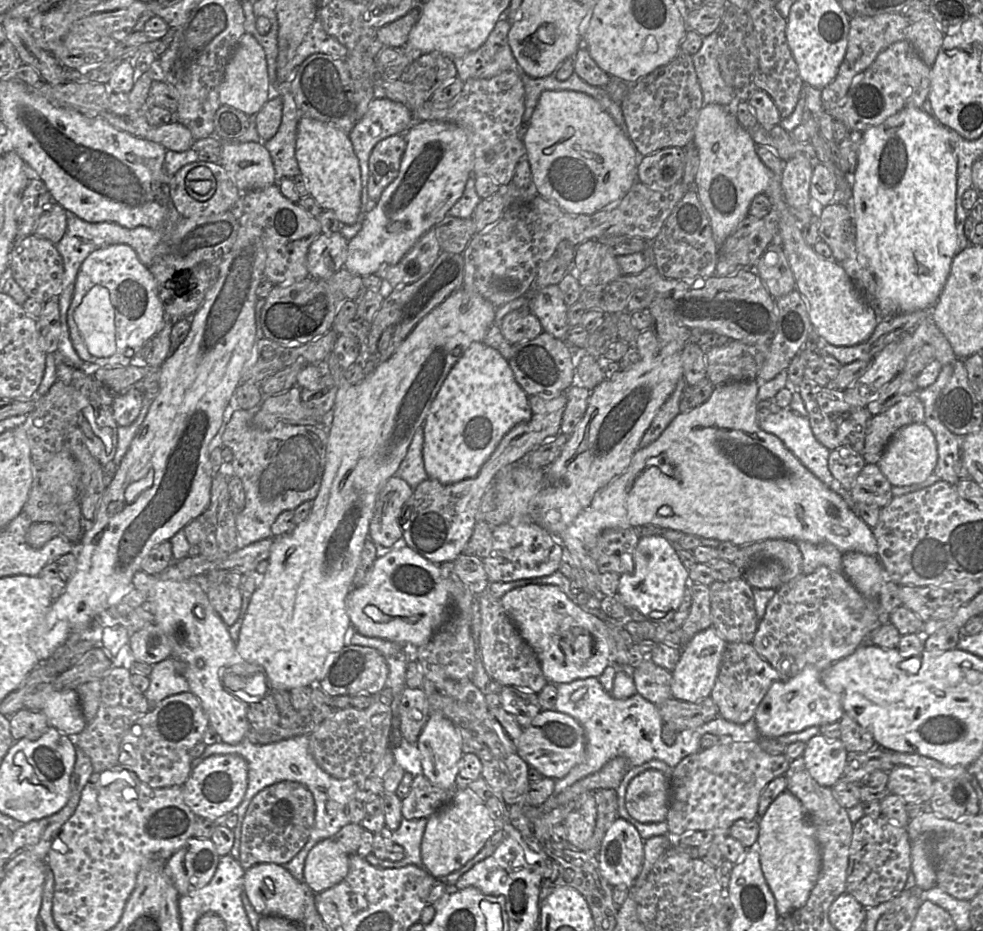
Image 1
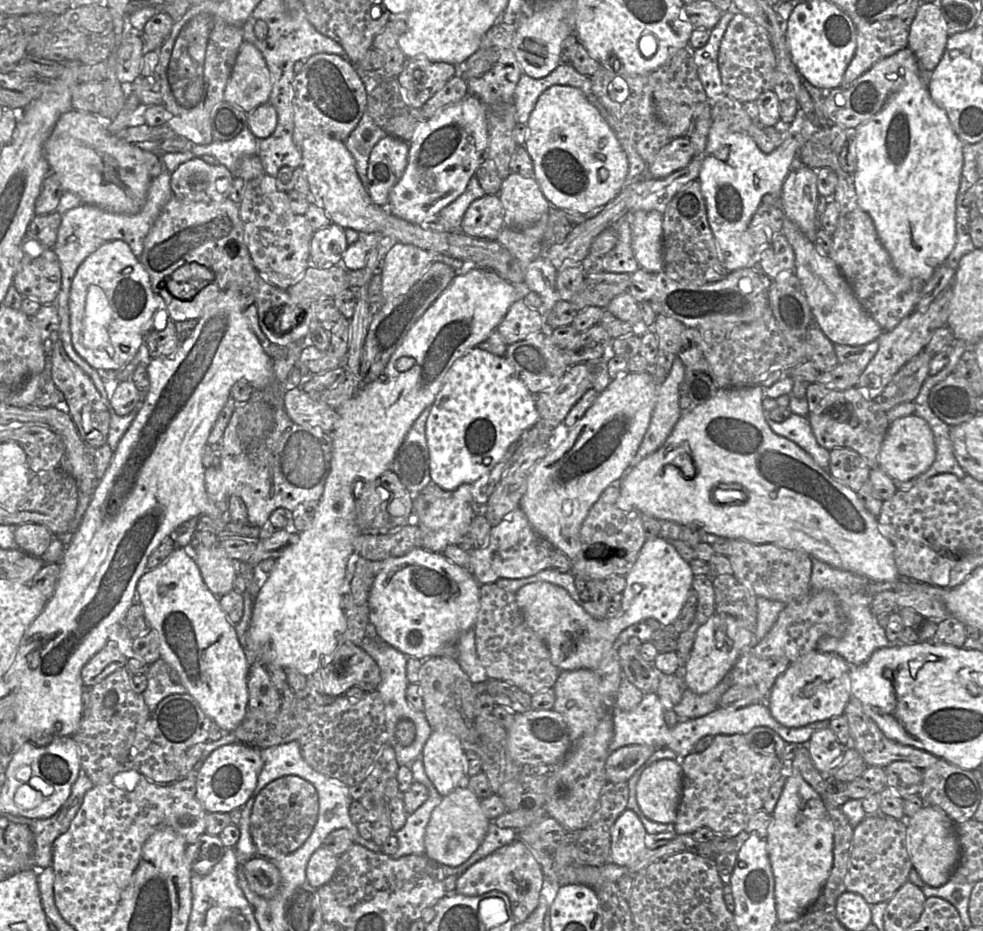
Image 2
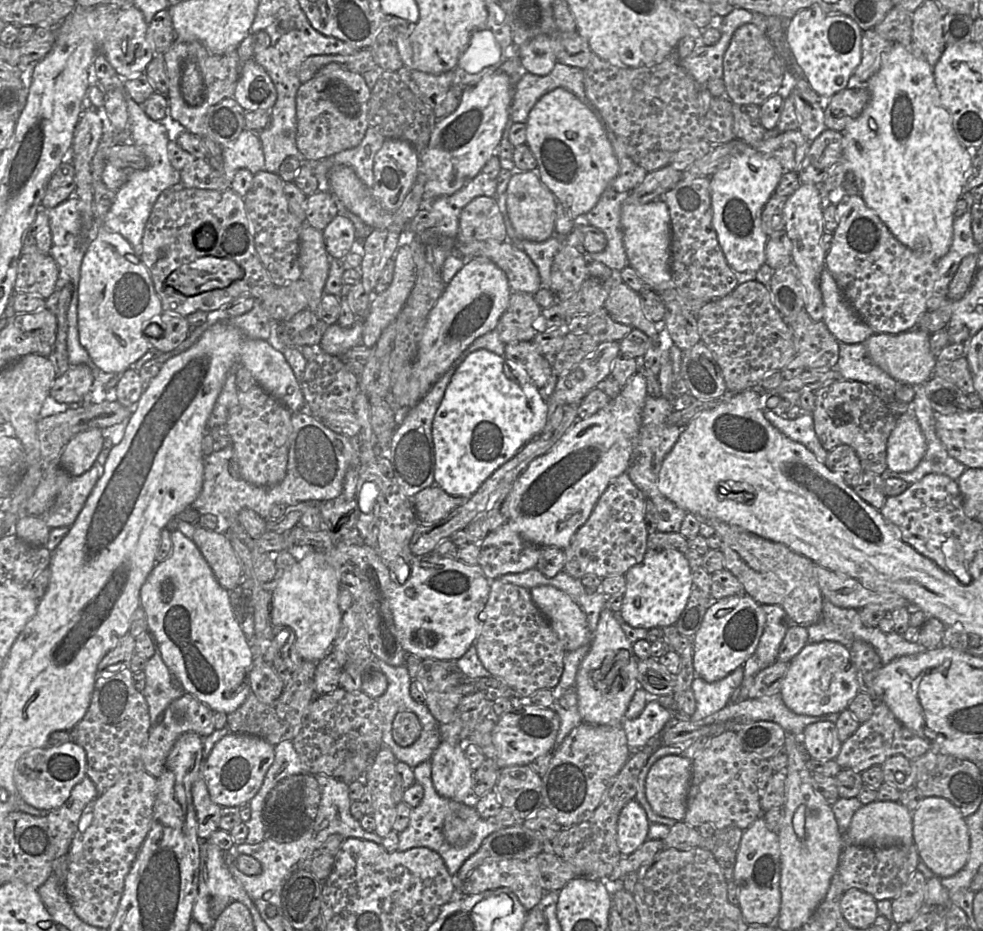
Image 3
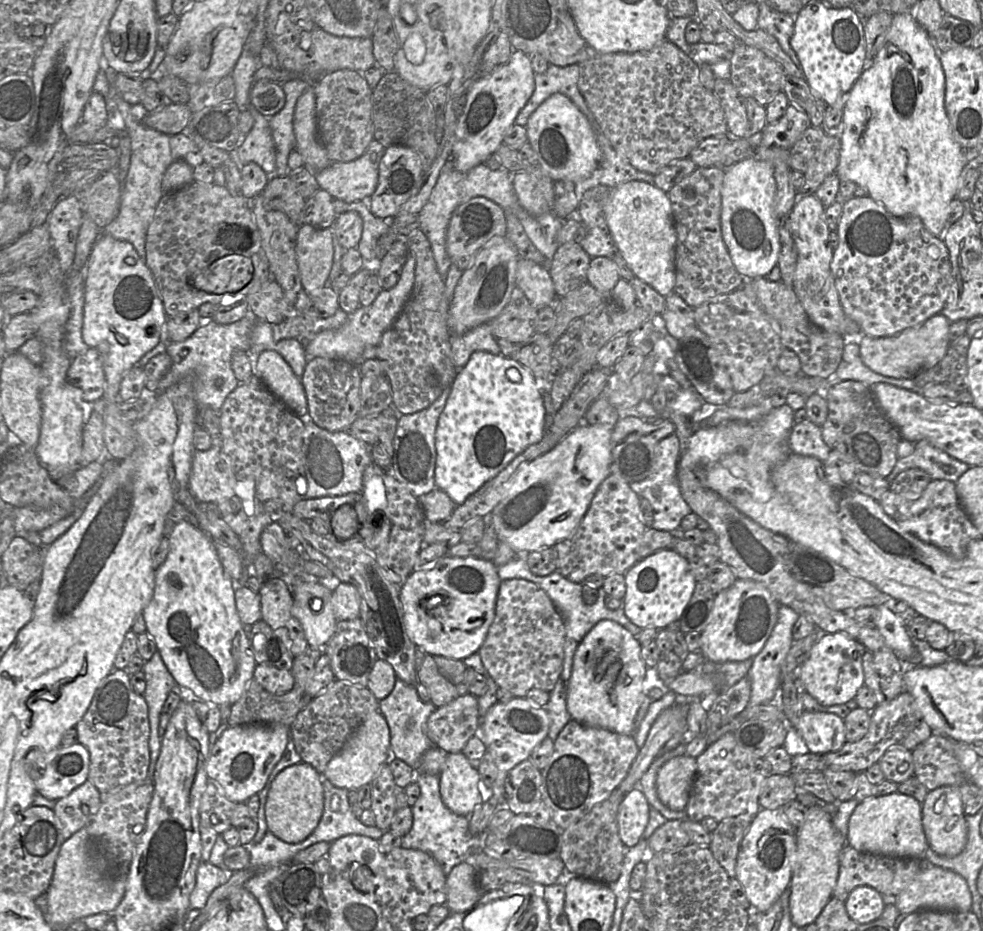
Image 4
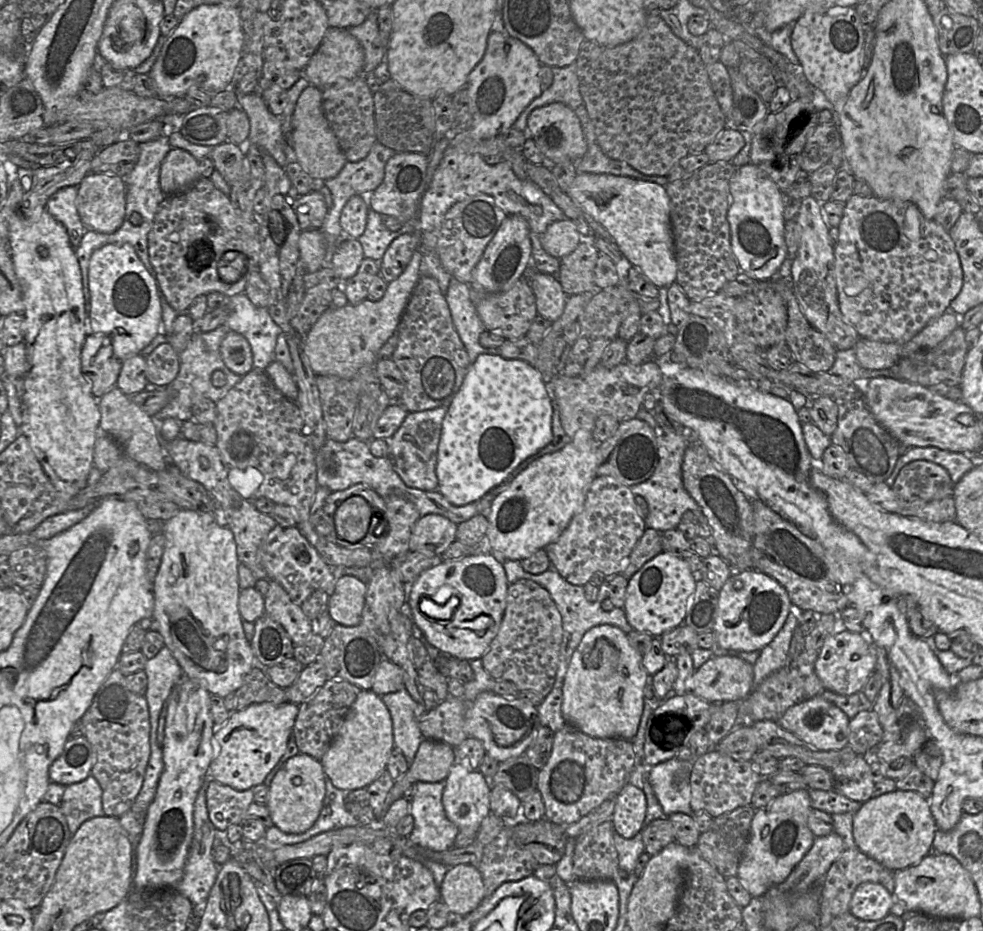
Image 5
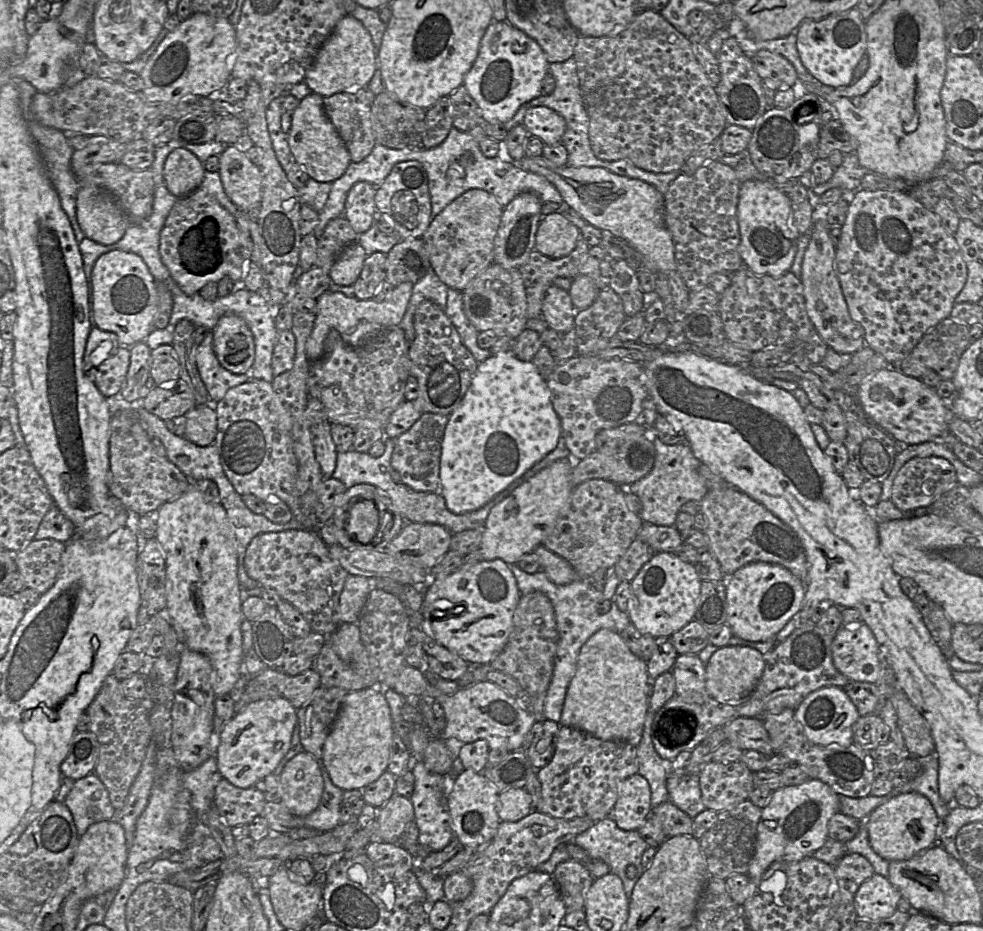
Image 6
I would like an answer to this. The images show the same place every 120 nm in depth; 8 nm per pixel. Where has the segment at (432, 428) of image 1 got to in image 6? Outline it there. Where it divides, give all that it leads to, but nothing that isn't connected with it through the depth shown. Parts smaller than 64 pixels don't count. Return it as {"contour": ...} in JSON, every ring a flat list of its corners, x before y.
{"contour":[[500,352,478,364,469,388,449,415,440,456,440,494,455,514,475,511,518,481,536,463,554,450,562,435,560,419,551,402,547,382,532,361,522,361,515,353]]}

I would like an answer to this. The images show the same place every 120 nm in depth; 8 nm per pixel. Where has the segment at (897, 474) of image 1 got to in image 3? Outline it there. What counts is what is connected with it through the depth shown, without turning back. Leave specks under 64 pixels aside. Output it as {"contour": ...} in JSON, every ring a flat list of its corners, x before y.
{"contour":[[910,410,897,415,894,429,887,441,887,468,893,472,910,472,926,452,926,440]]}

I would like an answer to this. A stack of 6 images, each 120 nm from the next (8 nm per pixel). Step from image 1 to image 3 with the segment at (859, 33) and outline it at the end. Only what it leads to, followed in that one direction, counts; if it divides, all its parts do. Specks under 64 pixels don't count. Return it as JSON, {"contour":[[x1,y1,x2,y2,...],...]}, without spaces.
{"contour":[[874,29,863,31,861,40,861,62,852,79,865,84,881,67,882,55,893,42,881,37]]}

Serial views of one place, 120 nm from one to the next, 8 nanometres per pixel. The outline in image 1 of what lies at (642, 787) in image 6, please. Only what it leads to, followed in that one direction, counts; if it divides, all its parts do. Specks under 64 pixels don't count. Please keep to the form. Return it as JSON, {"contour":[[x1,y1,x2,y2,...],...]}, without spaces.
{"contour":[[617,817,607,829,596,857,610,885,631,887,642,869,644,840,633,824]]}

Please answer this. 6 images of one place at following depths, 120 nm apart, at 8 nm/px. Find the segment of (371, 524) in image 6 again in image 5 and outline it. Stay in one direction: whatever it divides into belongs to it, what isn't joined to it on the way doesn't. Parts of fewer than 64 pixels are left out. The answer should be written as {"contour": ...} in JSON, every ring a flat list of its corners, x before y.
{"contour":[[363,497,347,498,338,506,334,514,338,536,350,543,361,541,368,533,372,516,372,507]]}

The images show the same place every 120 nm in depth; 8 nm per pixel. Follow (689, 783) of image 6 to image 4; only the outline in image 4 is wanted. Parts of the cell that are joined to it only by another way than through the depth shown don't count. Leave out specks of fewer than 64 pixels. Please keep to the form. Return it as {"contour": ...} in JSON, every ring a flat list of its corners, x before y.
{"contour":[[680,744,675,749,666,752,656,760,652,762,648,770,641,777,639,783,635,786,639,790,642,790,650,806,655,808,660,814,667,820,679,820,683,821,687,819,687,813,685,810,673,811,662,804,657,795,657,774,661,766,670,759,678,756,685,756,685,745]]}

